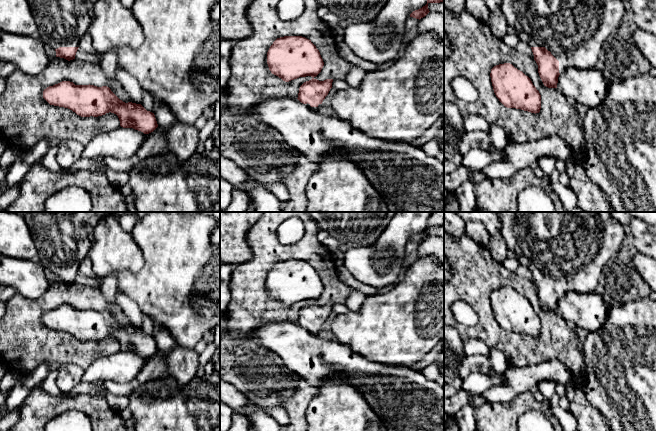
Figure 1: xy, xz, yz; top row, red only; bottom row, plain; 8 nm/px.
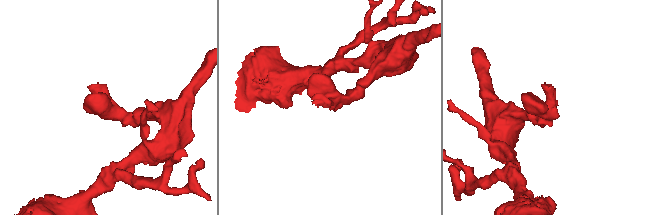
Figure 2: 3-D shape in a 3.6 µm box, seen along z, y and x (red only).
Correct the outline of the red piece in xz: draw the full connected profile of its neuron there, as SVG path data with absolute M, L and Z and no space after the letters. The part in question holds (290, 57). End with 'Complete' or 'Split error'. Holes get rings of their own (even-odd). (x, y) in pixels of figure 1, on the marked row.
M302 36L277 38L267 52L267 64L271 73L285 82L311 76L311 80L300 86L297 99L312 111L322 108L333 79L319 81L315 78L321 72L324 62L311 40Z. Split error

